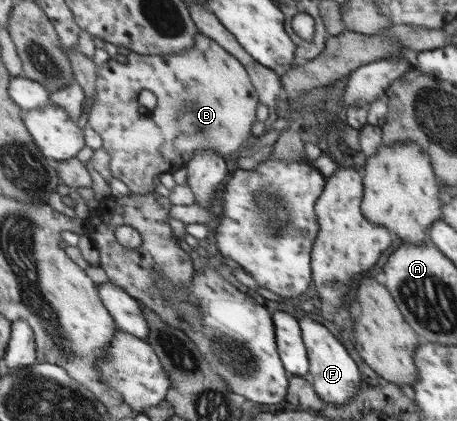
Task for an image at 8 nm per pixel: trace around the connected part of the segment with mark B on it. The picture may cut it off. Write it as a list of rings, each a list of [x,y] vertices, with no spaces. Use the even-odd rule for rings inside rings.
[[[198,33],[198,43],[190,51],[173,54],[142,55],[130,51],[125,63],[109,59],[97,67],[94,102],[88,122],[102,139],[109,155],[109,170],[130,192],[146,195],[153,191],[152,177],[174,173],[186,167],[198,150],[212,150],[223,158],[242,151],[254,123],[256,93],[248,81],[245,66],[218,47],[212,39]]]

